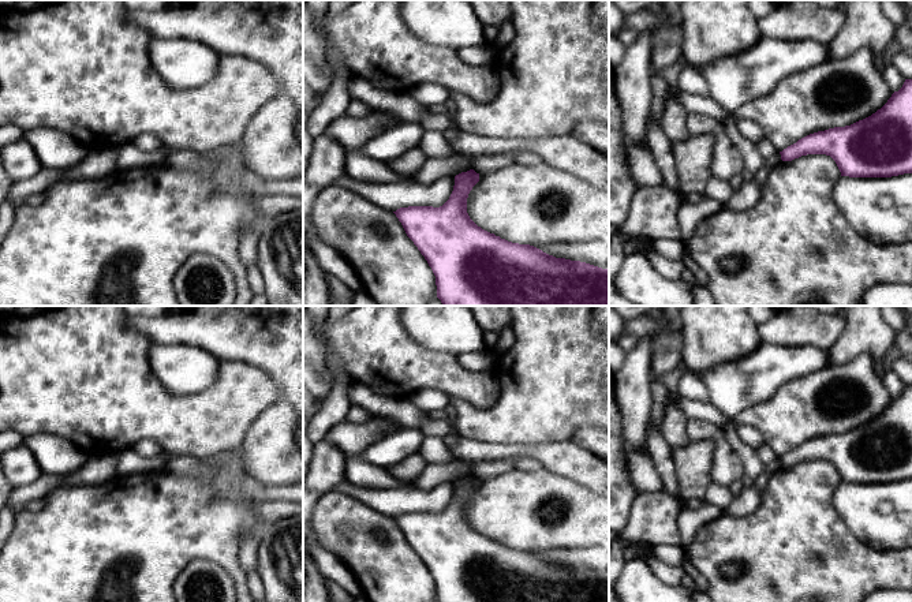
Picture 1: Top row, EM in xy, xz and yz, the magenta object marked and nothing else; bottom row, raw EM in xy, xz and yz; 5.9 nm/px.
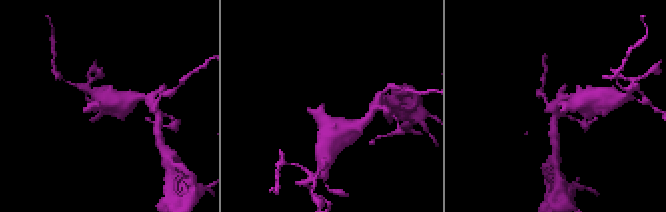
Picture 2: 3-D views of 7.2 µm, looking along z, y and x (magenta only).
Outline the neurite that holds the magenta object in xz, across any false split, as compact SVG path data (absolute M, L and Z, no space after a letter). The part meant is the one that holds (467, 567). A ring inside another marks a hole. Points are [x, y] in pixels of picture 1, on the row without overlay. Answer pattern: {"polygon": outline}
{"polygon": "M474 475L455 482L449 505L440 513L400 513L396 523L436 582L437 602L609 602L609 575L556 564L512 549L478 532L467 519L467 504L479 487Z"}

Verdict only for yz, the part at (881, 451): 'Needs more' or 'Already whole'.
Already whole

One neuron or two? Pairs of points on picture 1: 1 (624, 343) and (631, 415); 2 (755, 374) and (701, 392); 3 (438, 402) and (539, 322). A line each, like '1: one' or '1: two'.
1: two
2: two
3: two

